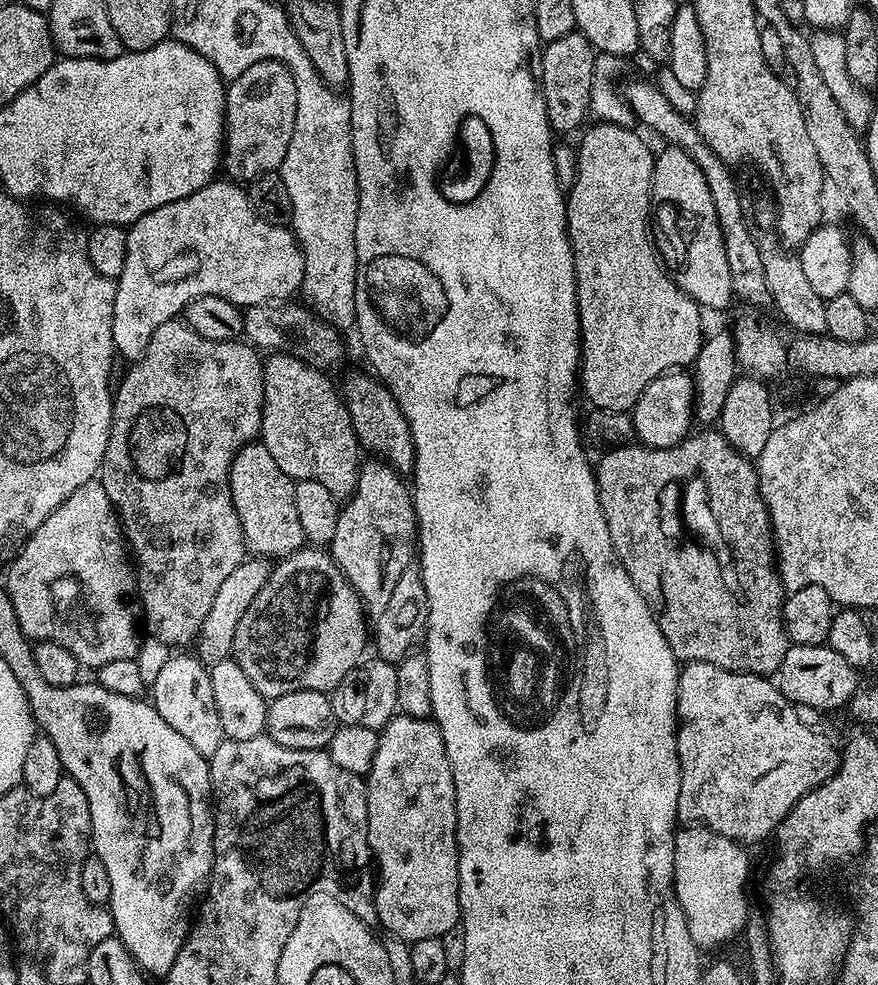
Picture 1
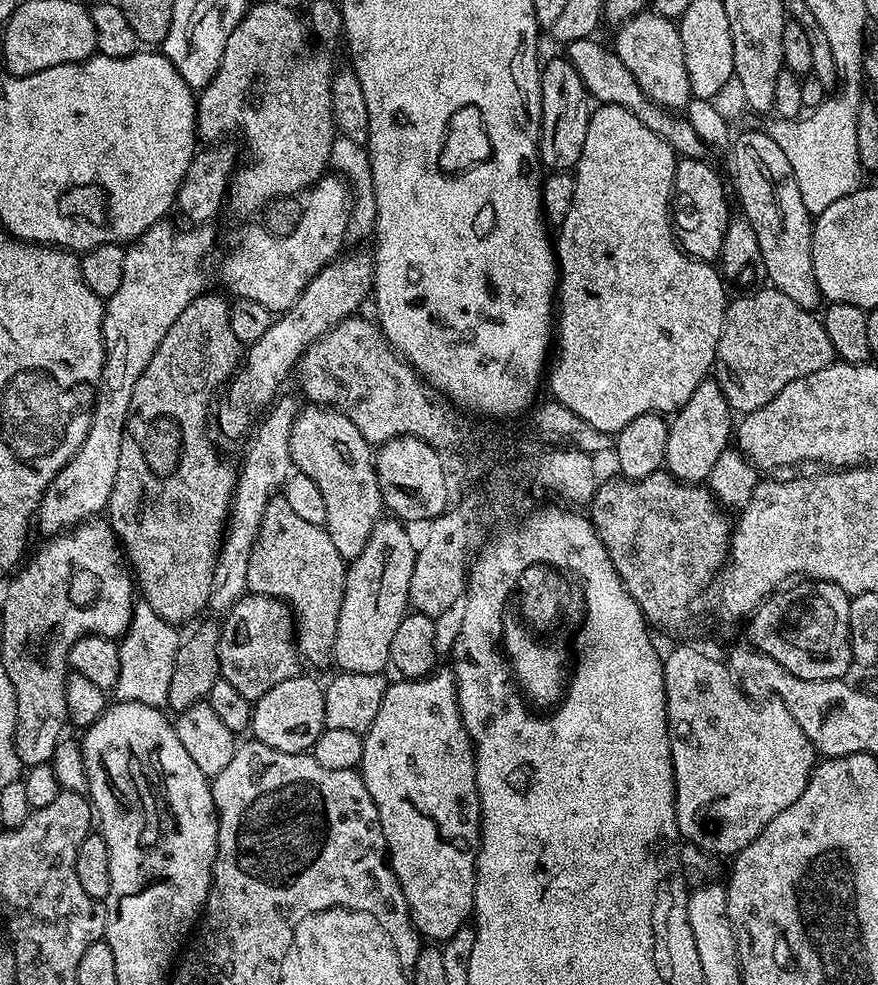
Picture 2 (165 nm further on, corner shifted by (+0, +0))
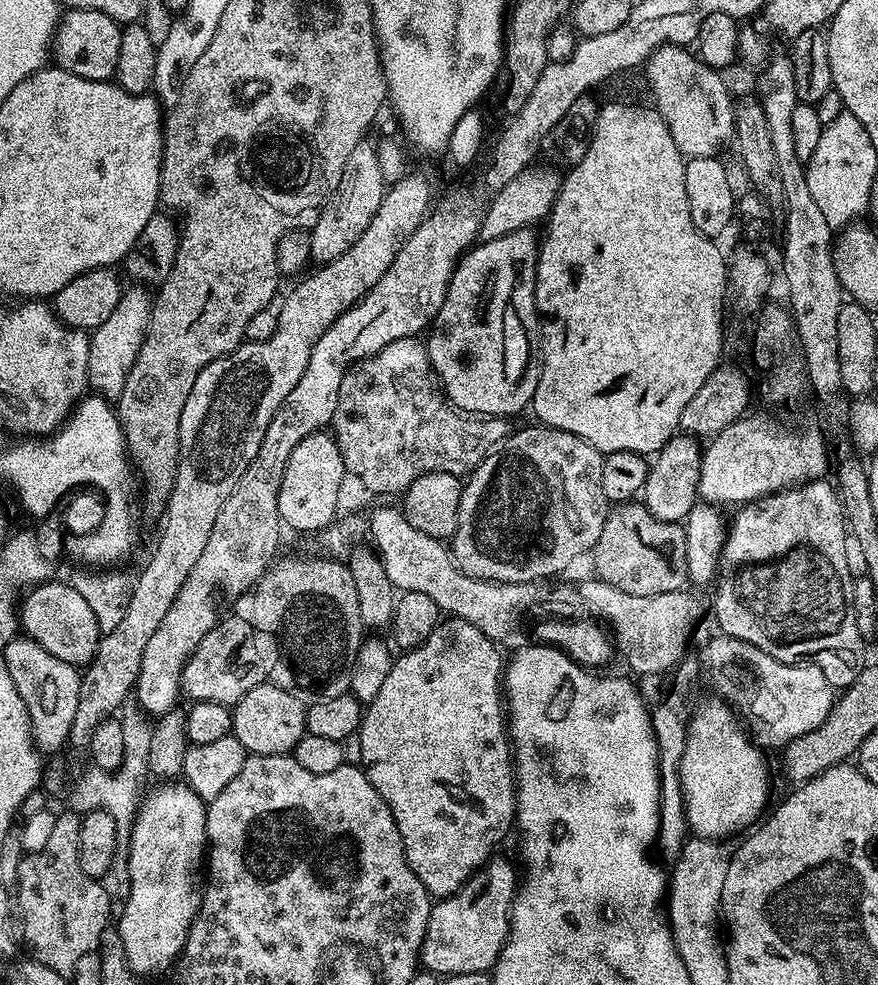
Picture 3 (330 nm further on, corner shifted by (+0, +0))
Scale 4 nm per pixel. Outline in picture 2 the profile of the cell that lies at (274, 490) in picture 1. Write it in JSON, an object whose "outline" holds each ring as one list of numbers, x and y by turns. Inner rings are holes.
{"outline":[[277,494,269,500,266,514,262,514,262,526,256,535,256,545,250,554,250,566,246,566,247,591,257,596,272,596,276,600,283,600,292,609,297,653,316,668,333,663,332,647,338,634,338,614,342,610,347,573,346,562,342,554,338,554,334,542,330,542,327,528,314,522,305,522,290,507,290,502,286,502,283,494]]}

